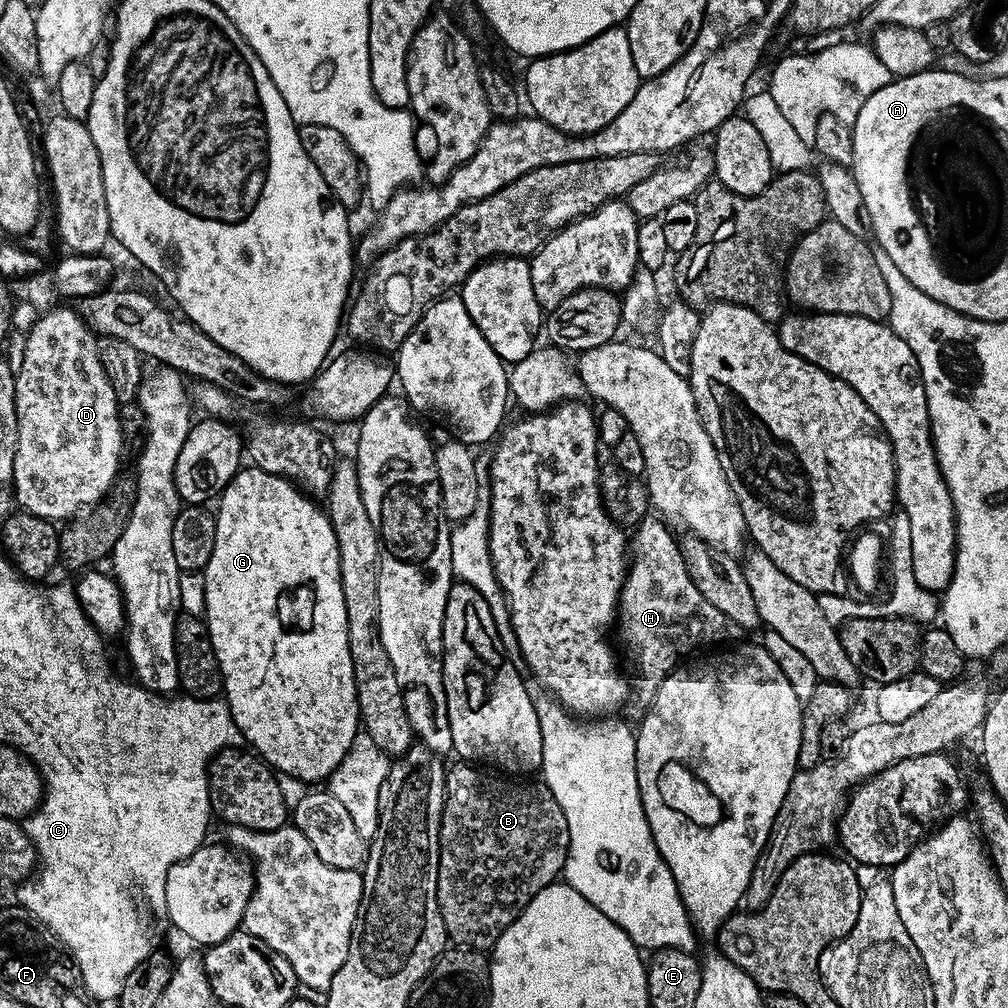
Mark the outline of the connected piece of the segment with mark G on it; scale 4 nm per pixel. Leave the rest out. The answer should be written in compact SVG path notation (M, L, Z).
M255 466L241 467L236 477L220 493L218 503L220 509L215 509L214 512L216 517L214 554L210 554L210 562L204 567L202 575L206 582L204 616L210 642L214 646L214 654L218 658L218 666L224 679L223 699L227 700L230 714L238 730L244 735L245 741L269 768L280 774L285 772L296 780L327 781L342 762L342 758L346 758L346 750L350 750L350 742L354 742L356 733L361 727L360 707L356 701L356 679L348 641L346 598L342 598L338 542L334 538L334 530L328 521L327 511L321 505L319 508L316 505L319 503L313 497L301 492L291 480L264 472Z

